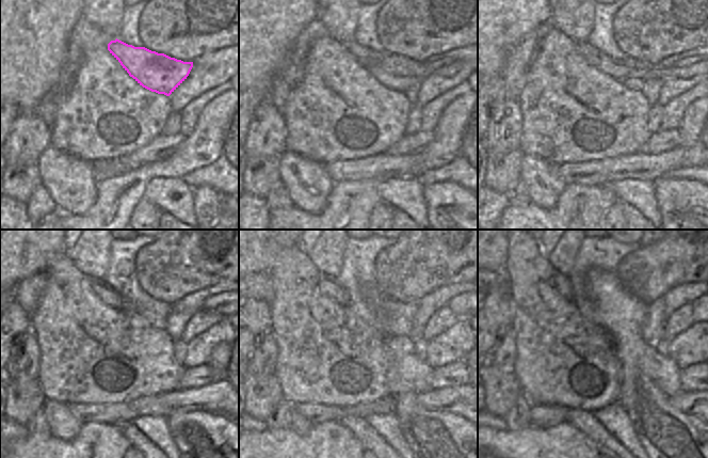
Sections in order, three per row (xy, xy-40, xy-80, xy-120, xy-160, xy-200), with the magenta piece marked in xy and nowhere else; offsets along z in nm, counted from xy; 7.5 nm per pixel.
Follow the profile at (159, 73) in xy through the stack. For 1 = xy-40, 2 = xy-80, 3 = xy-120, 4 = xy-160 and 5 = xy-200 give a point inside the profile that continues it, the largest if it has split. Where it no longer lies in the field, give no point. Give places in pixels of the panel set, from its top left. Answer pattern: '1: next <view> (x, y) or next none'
1: next xy-40 (397, 73)
2: next xy-80 (632, 73)
3: next xy-120 (105, 291)
4: next xy-160 (327, 285)
5: next xy-200 (561, 283)

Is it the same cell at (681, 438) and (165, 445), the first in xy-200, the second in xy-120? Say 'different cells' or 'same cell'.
different cells

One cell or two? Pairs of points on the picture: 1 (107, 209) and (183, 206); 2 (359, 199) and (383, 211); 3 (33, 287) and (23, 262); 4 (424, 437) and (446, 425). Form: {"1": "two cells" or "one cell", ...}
{"1": "two cells", "2": "two cells", "3": "two cells", "4": "one cell"}

